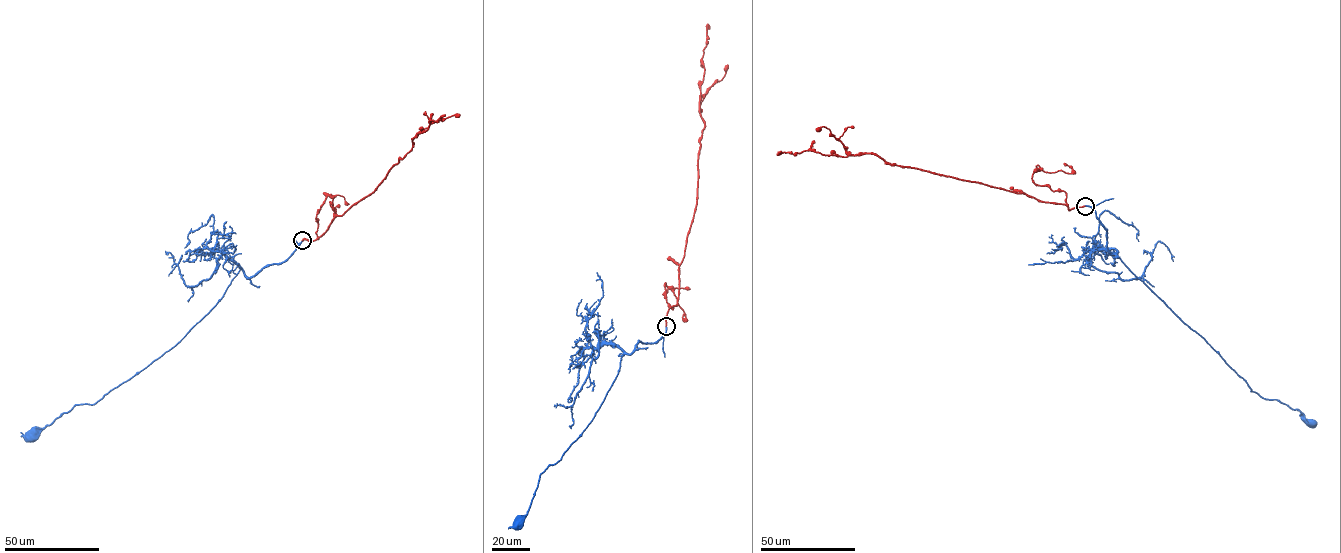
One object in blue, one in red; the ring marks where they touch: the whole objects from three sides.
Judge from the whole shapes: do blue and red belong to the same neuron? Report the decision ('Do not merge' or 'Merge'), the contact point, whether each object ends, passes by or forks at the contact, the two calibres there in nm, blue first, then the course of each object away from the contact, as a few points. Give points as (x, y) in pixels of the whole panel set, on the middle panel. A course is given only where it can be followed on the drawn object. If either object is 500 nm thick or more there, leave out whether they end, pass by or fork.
Merge. Place: (666, 326). At the ring blue ends. At the ring red ends. Thickness 340 nm (blue) against 280 nm. Course of blue: (666, 326), (655, 342), (641, 341), (622, 356), (595, 415), (560, 460), (540, 475), (527, 514), (517, 525). Course of red: (666, 325), (668, 309), (677, 301), (678, 268), (696, 201), (698, 152), (704, 124), (700, 84), (709, 25)

